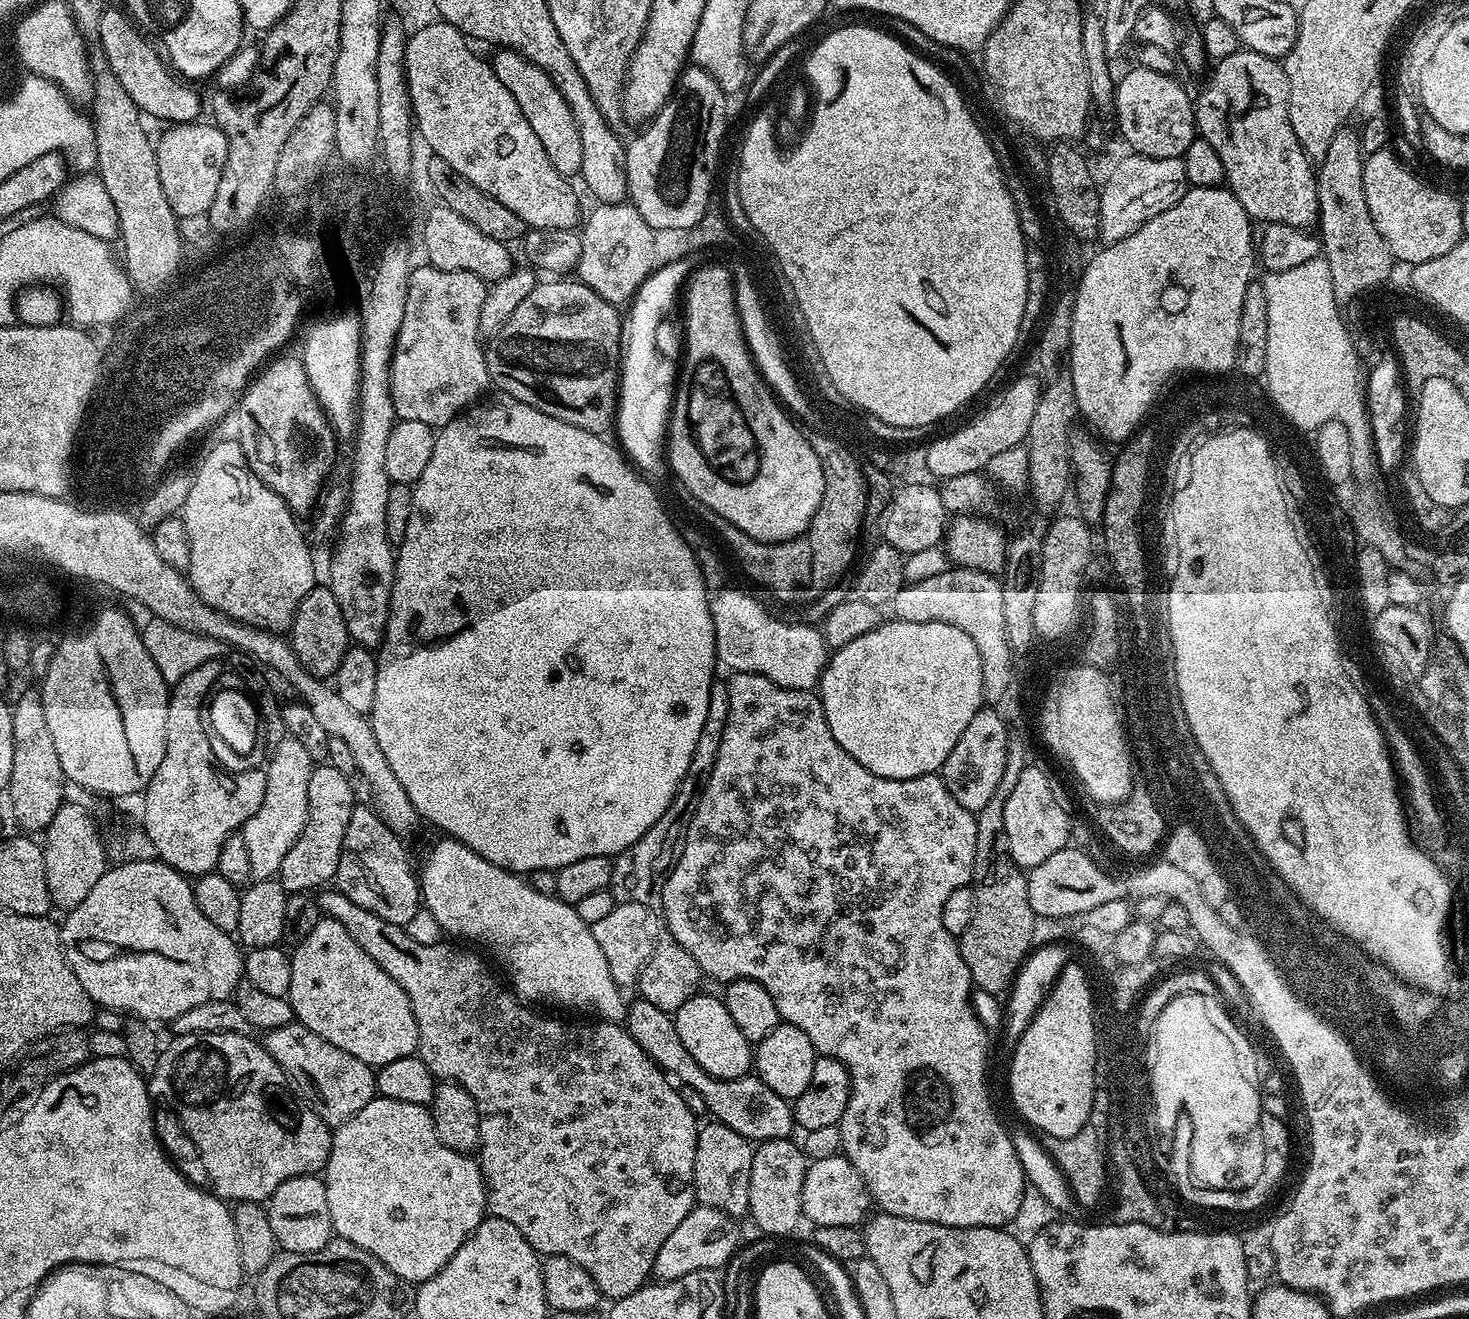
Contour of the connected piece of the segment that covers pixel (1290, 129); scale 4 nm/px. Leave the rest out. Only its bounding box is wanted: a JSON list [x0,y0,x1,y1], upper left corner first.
[1194,50,1320,229]

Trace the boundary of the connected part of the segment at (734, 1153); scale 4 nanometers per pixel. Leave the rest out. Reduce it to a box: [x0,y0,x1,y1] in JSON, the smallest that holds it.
[694,1122,753,1218]

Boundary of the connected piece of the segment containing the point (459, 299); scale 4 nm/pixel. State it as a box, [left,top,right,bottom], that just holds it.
[390,266,489,430]

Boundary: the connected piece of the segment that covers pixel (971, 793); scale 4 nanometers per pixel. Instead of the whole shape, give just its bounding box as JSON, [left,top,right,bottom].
[942,706,1008,814]

